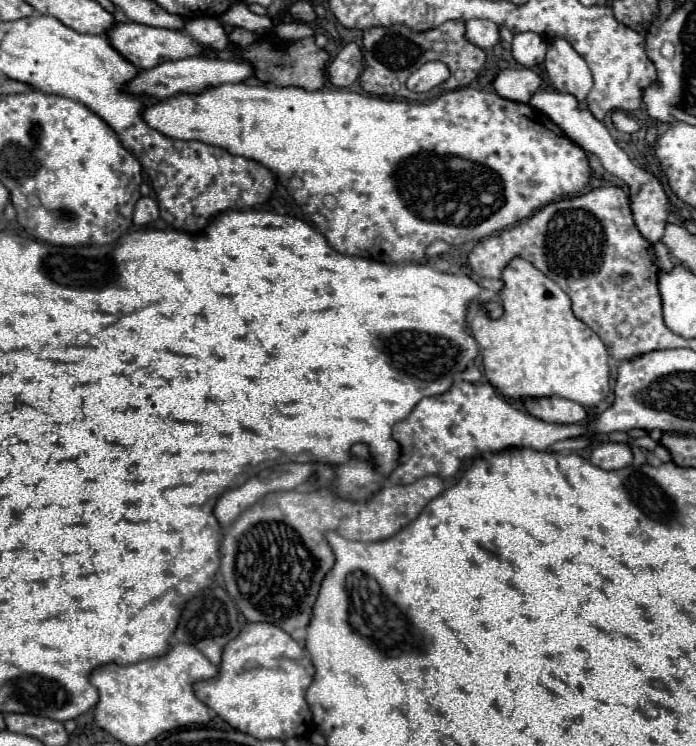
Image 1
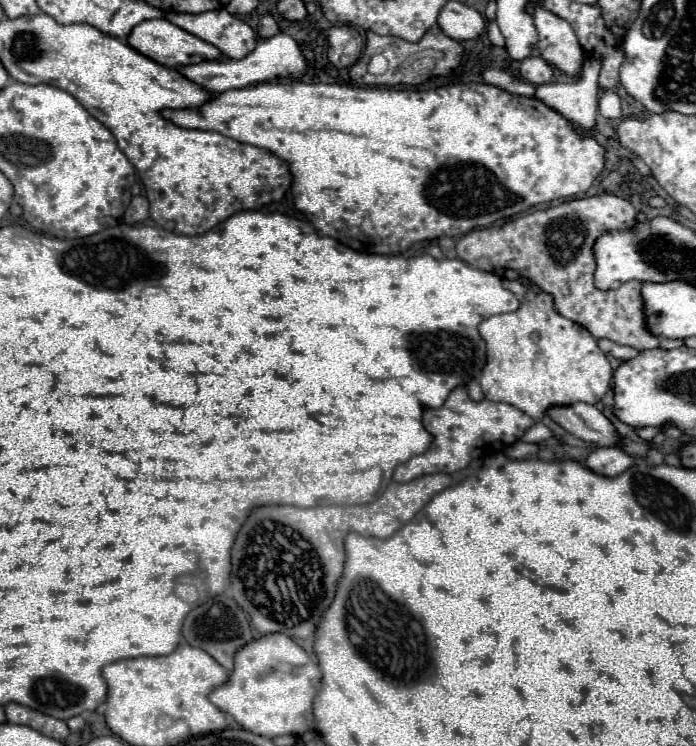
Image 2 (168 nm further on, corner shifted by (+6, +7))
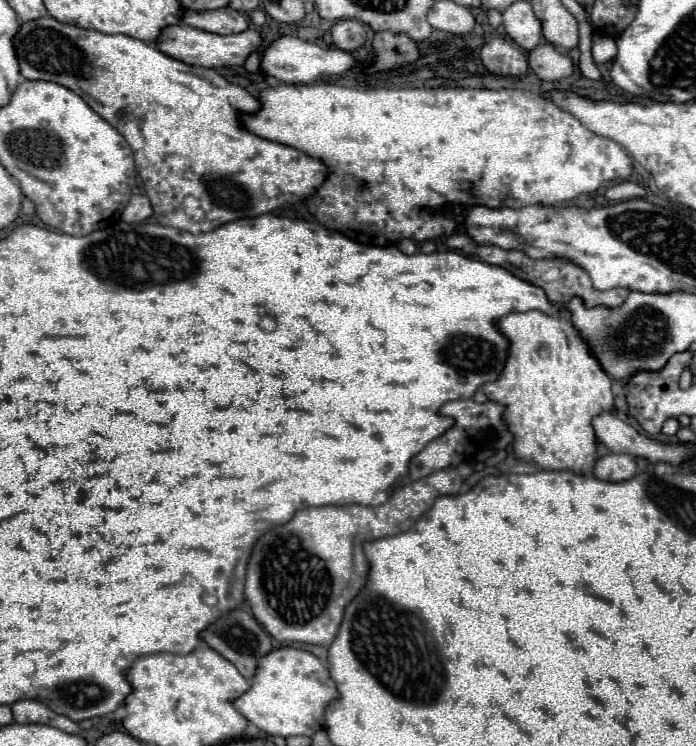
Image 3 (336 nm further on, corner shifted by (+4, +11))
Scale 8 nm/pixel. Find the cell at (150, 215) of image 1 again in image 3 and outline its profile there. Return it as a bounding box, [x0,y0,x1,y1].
[123,194,153,222]

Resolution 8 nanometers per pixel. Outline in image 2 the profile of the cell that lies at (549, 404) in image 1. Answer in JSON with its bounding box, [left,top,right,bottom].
[547,402,619,446]

